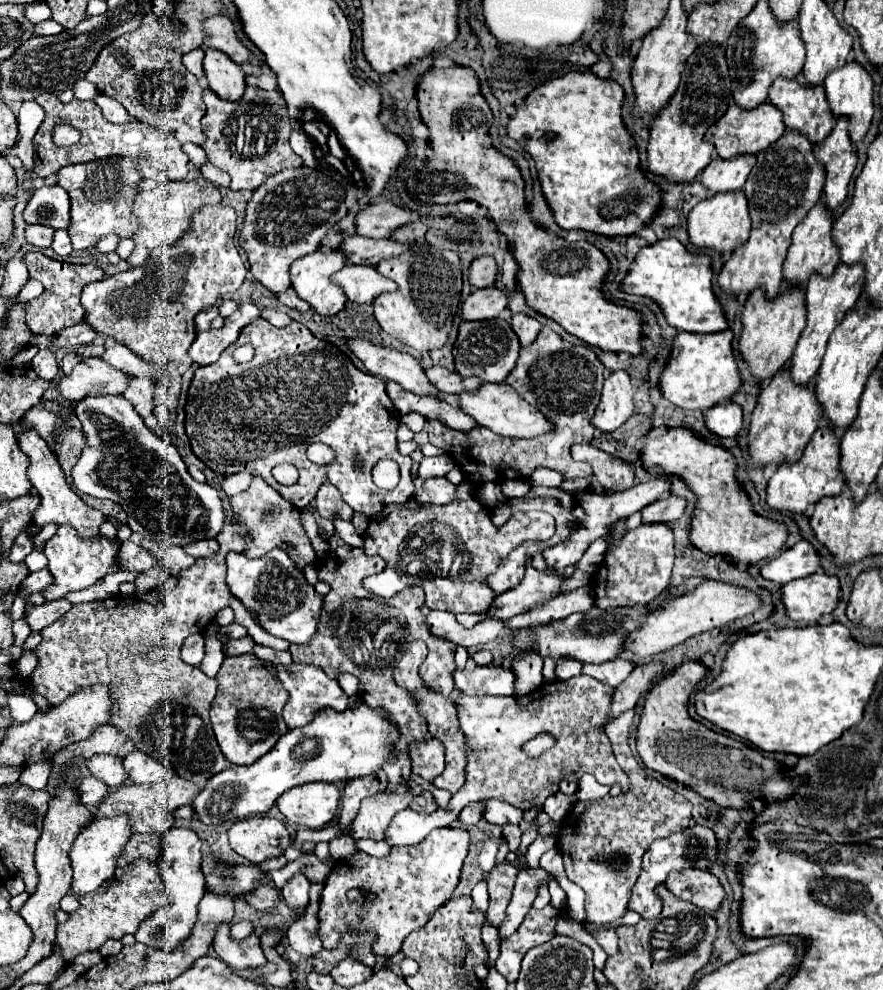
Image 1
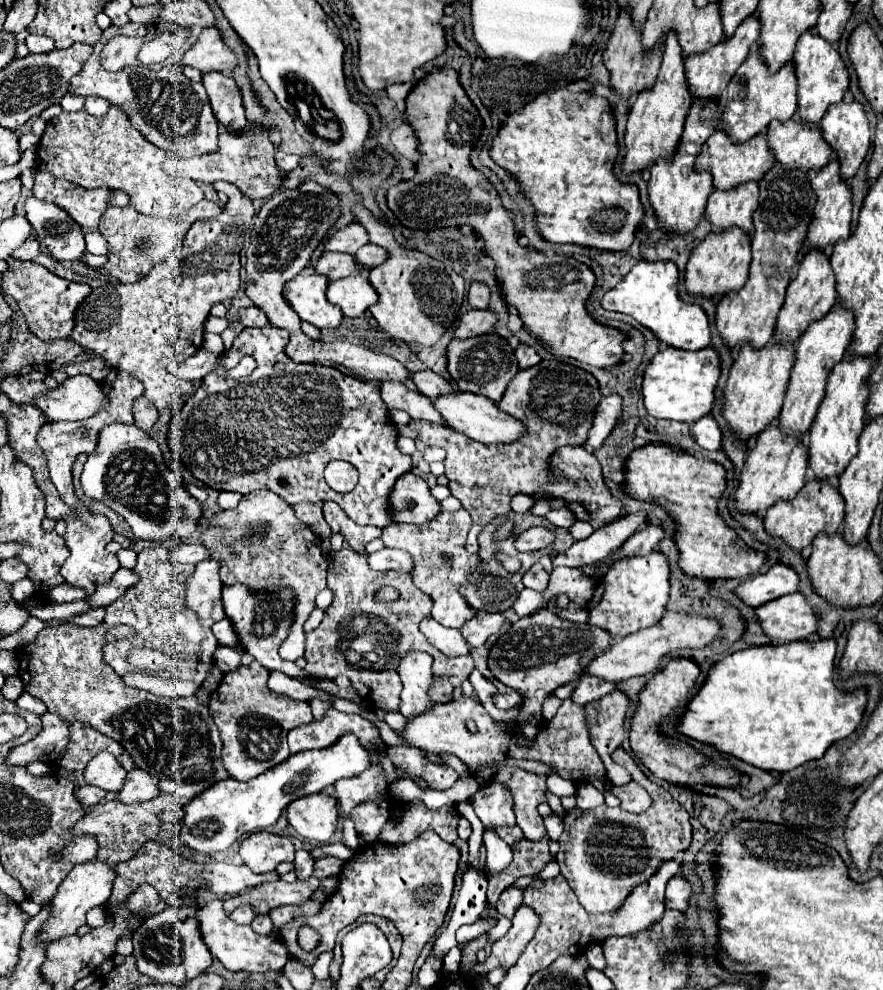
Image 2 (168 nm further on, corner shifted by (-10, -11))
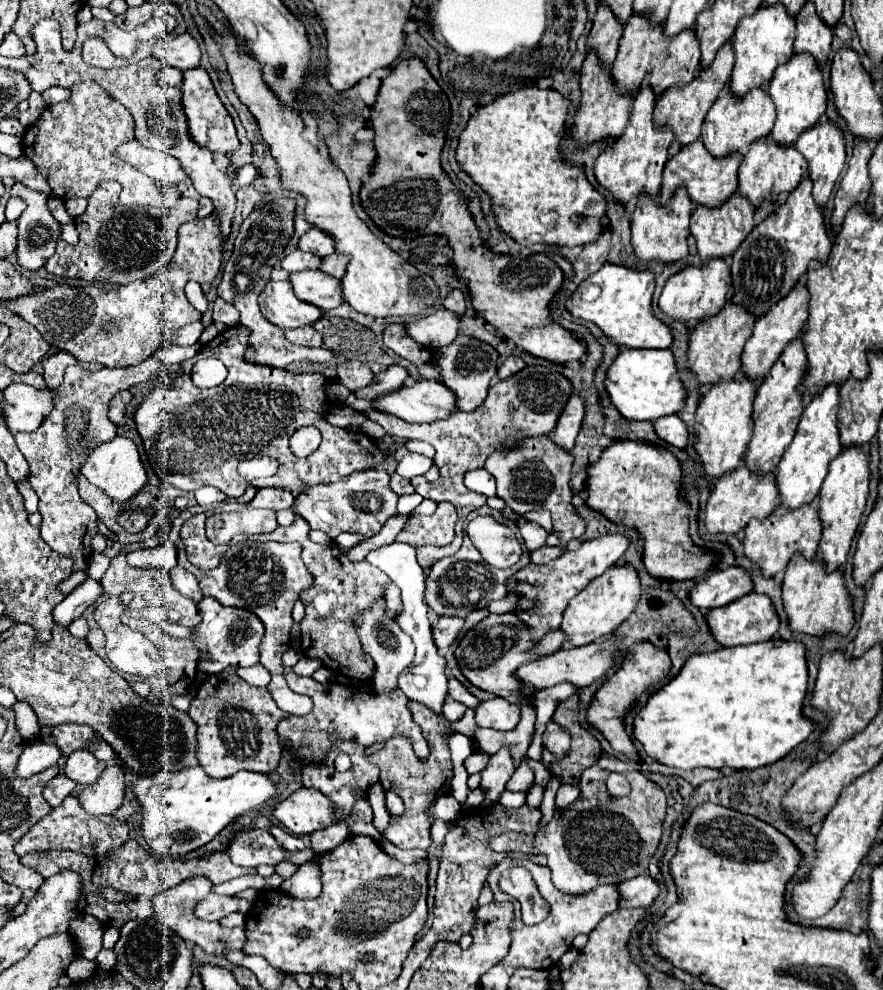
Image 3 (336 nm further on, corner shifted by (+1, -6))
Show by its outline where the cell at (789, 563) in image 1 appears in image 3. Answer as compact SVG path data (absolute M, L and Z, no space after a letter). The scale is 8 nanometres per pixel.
M727 568L709 574L709 578L697 582L689 590L689 600L699 610L711 610L717 606L725 606L753 590L753 582L749 574L741 568Z

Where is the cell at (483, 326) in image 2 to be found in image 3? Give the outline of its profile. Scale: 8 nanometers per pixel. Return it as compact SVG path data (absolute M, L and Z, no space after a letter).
M439 308L433 314L419 318L419 320L407 320L405 326L405 336L413 338L421 346L431 346L431 348L441 348L451 344L457 338L459 330L459 316L453 316L449 310Z

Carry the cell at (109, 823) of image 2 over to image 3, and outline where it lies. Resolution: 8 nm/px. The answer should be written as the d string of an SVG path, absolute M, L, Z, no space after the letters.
M67 796L61 806L53 808L49 816L39 820L17 844L15 854L23 856L33 850L73 850L87 856L105 856L111 850L123 846L129 840L129 828L123 820L115 820L113 816L89 816L81 804L77 804L75 796Z

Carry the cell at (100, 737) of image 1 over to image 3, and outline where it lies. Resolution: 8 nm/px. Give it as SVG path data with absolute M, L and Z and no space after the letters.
M59 724L59 726L51 728L51 738L63 750L65 756L83 748L85 742L93 736L95 736L93 728L89 728L85 724Z

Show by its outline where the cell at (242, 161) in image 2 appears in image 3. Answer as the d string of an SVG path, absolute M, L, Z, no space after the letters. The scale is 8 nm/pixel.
M137 140L121 144L115 152L117 152L115 154L117 158L121 158L123 162L141 170L143 174L147 174L153 180L165 180L165 182L171 182L171 184L179 184L179 182L189 180L183 174L183 168L181 168L177 158L163 154L163 152L149 150L149 148L141 146Z

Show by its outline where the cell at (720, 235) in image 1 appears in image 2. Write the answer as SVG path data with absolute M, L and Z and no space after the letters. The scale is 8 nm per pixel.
M730 227L724 231L710 231L700 245L696 245L690 253L686 265L686 287L696 295L724 295L736 291L748 281L748 269L752 263L752 245L750 235L740 227Z

